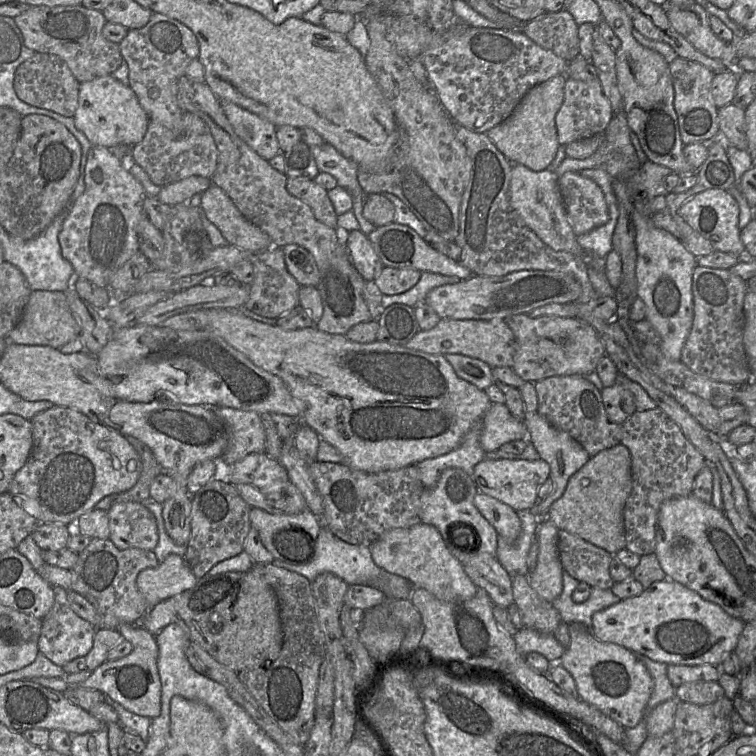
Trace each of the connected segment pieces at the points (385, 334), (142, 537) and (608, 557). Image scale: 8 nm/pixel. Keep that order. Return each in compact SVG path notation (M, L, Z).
M393 304L378 318L376 340L393 345L405 345L420 329L414 307Z
M119 502L108 511L111 540L121 550L153 550L159 535L156 520L141 502Z
M559 530L557 542L563 570L591 587L610 589L614 581L609 566L614 555L582 538Z

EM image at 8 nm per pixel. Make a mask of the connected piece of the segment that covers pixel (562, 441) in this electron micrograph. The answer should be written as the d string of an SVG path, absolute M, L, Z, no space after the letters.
M537 411L525 412L522 421L527 430L527 441L533 445L539 458L545 461L550 468L549 477L552 481L552 489L532 509L541 518L545 517L550 506L563 495L569 478L589 460L590 456L568 433L551 425Z

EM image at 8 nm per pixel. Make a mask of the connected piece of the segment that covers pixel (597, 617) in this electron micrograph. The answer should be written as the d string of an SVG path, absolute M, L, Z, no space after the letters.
M665 578L653 582L639 595L592 615L592 634L603 642L612 642L636 655L665 664L718 666L733 651L745 622L725 612L719 605L703 599L686 586Z

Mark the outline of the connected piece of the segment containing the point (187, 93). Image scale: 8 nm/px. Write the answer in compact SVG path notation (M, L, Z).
M182 76L177 83L177 102L183 111L196 114L210 128L218 150L212 184L223 189L241 214L270 237L272 247L297 244L313 256L320 272L316 289L323 304L323 315L315 327L326 333L345 335L353 326L371 321L363 294L365 280L354 268L350 256L344 253L349 232L341 233L338 228L321 223L306 203L287 191L287 175L272 168L235 133L223 111L221 100L206 83Z

